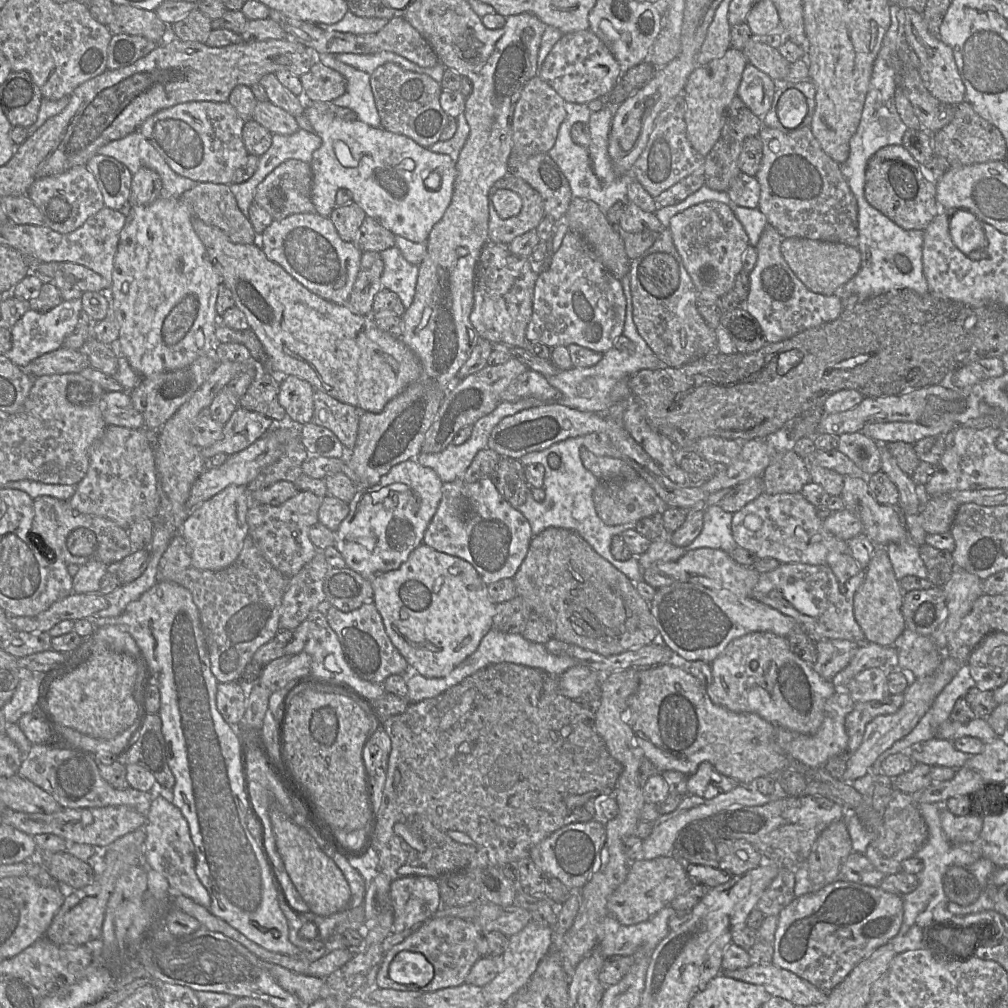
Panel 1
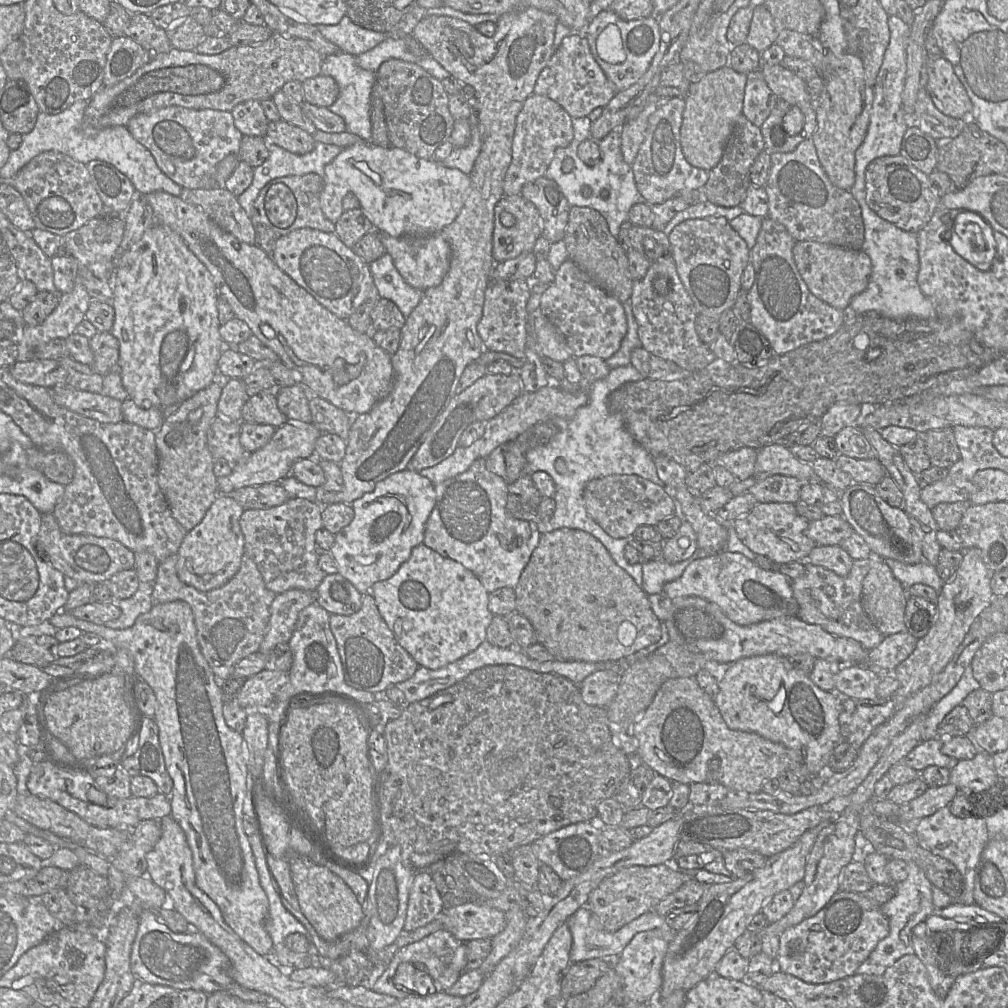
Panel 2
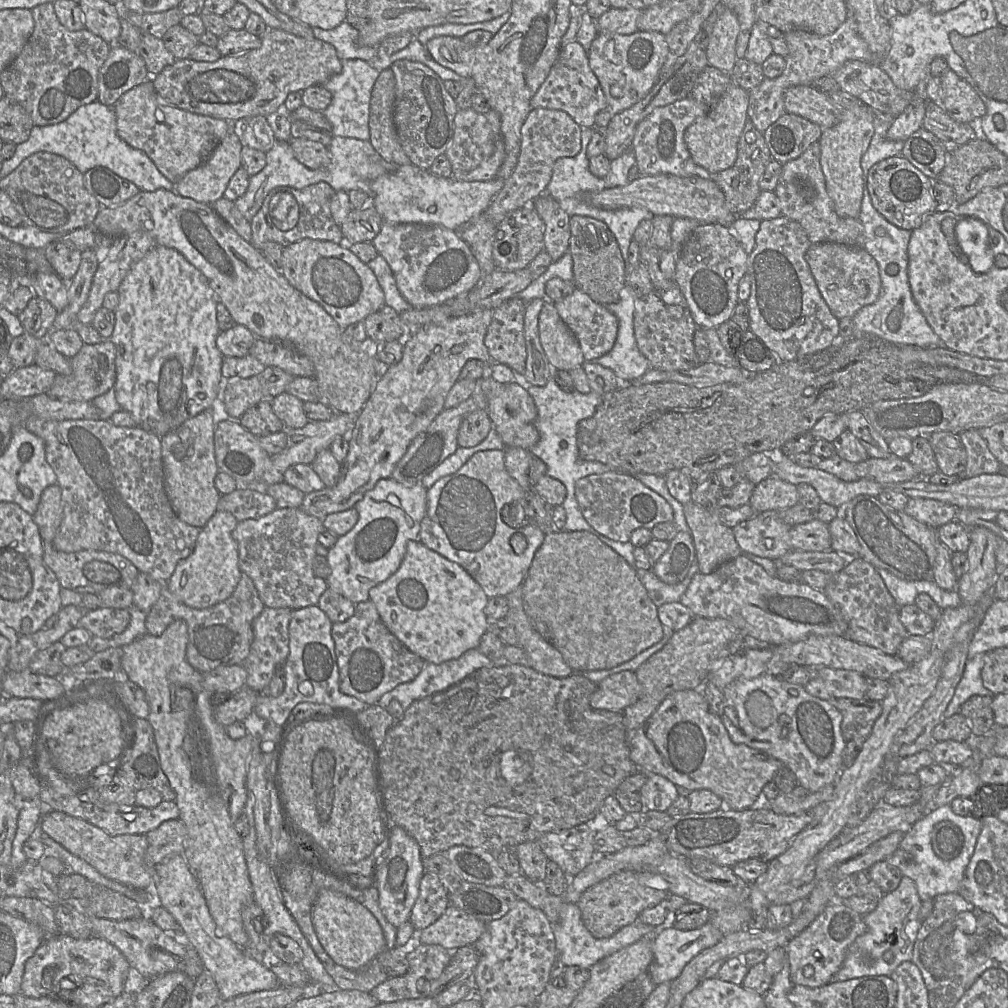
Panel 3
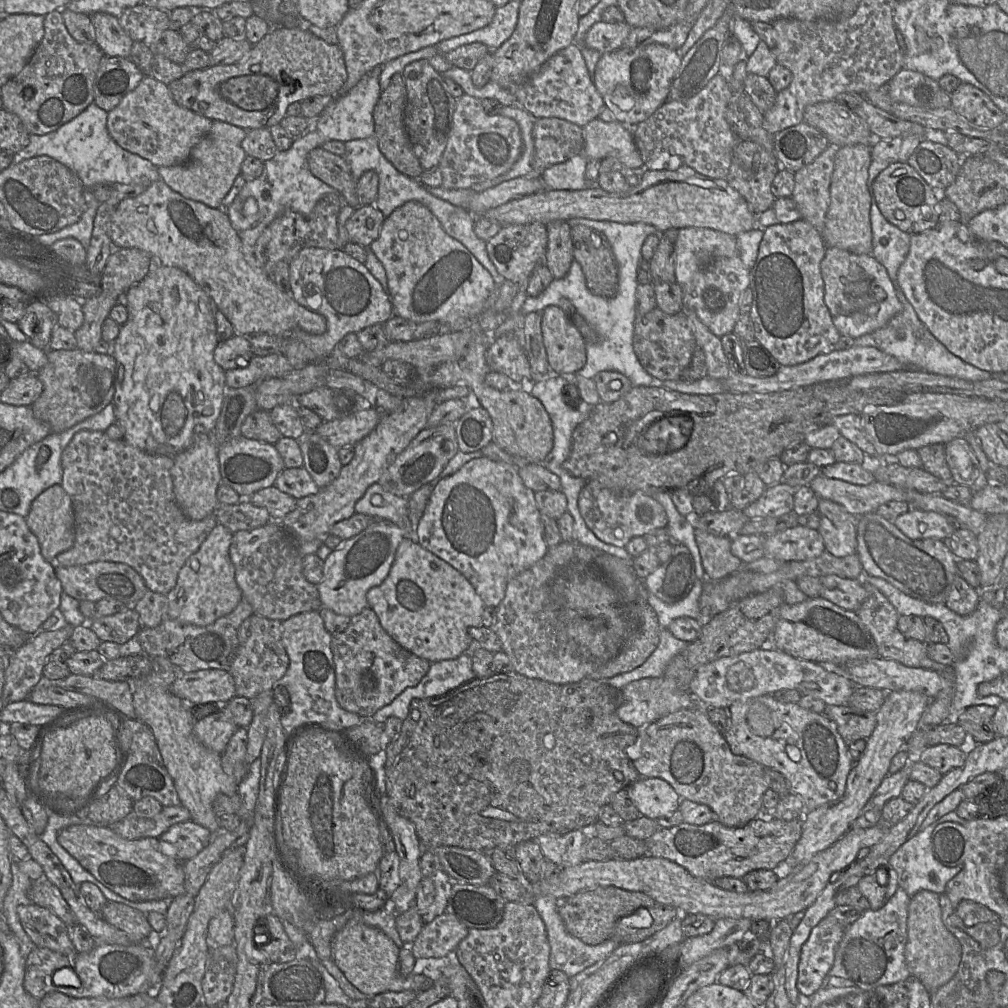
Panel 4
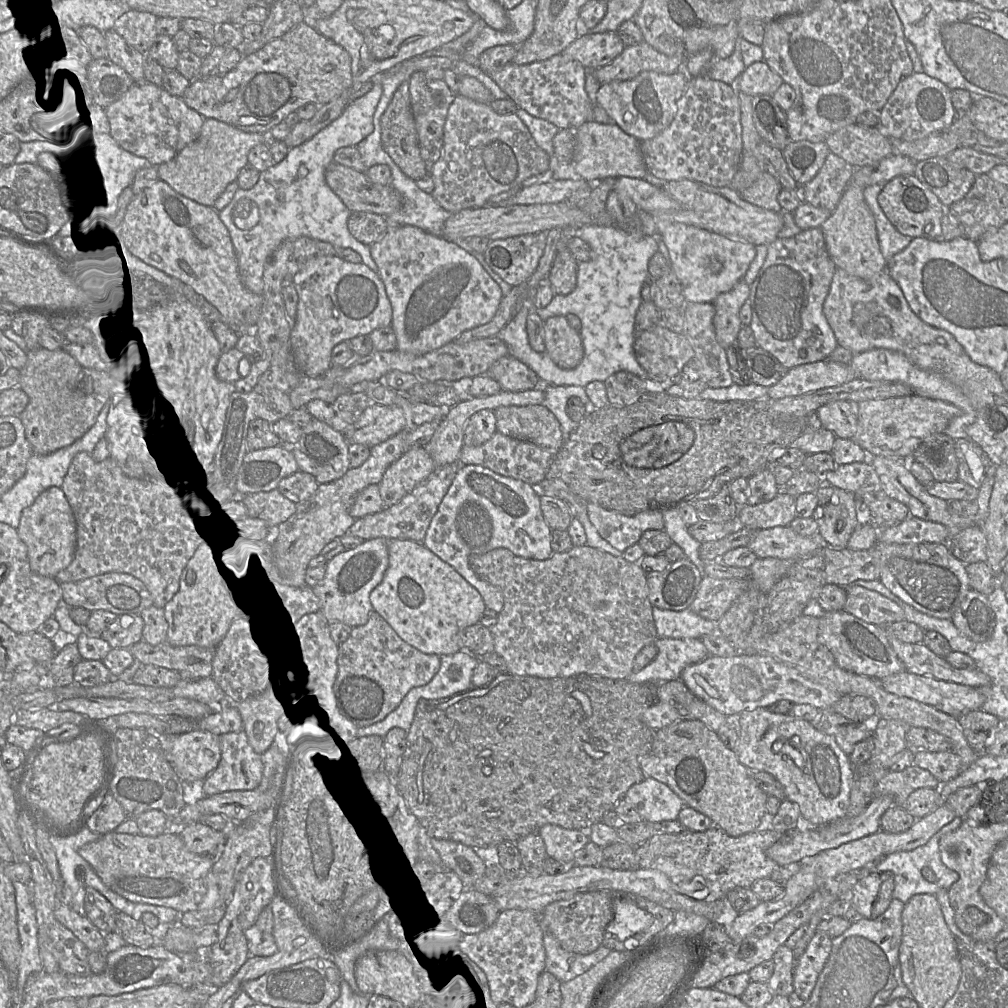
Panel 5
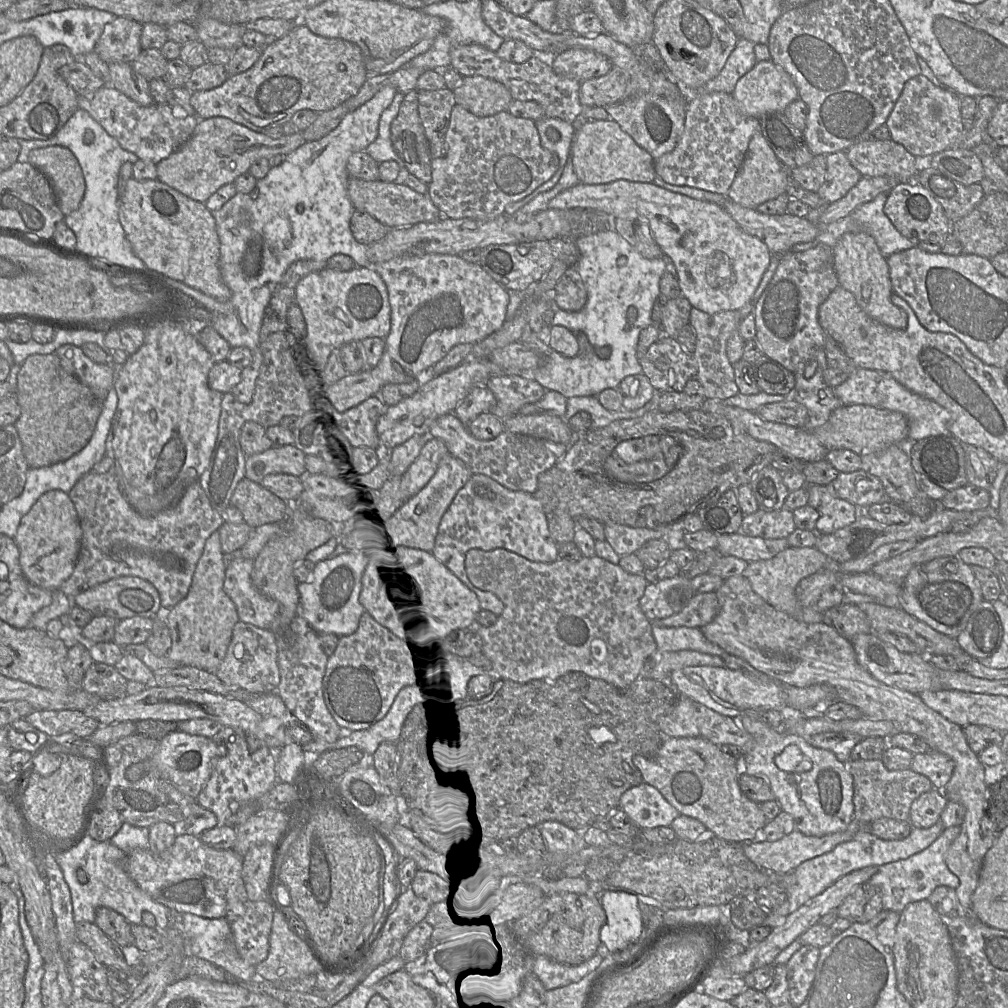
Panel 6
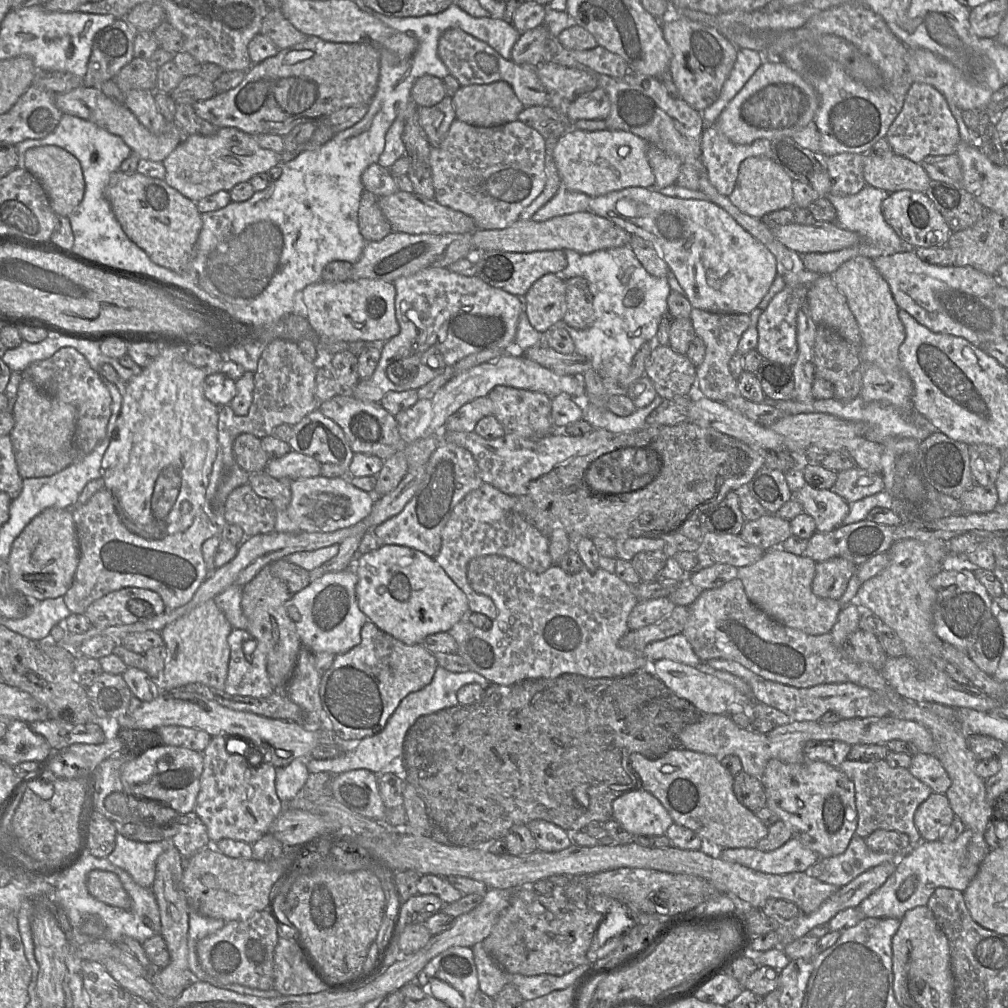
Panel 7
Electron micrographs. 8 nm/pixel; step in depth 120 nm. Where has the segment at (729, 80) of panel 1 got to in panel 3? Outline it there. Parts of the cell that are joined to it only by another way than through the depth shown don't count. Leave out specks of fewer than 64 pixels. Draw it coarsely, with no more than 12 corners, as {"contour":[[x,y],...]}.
{"contour":[[734,83],[685,130],[712,175],[737,159],[748,91]]}

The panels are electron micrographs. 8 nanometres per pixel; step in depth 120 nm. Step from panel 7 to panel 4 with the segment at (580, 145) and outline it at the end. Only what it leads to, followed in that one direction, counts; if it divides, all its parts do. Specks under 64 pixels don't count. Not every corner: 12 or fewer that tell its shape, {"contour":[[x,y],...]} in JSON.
{"contour":[[594,119],[582,127],[587,160],[644,169],[632,129]]}

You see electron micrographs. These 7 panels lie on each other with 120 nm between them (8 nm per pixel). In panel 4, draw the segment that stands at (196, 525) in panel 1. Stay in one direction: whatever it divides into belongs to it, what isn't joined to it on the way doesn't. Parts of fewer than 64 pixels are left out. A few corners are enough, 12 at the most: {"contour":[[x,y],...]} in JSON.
{"contour":[[218,523],[166,595],[168,617],[207,626],[243,596]]}

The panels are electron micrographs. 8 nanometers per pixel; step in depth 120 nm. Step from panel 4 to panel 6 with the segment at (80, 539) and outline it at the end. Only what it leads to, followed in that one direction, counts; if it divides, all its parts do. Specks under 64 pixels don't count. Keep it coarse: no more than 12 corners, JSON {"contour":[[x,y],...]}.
{"contour":[[109,472],[68,493],[82,529],[72,602],[122,576],[162,612],[187,596],[224,523],[198,482],[139,514]]}

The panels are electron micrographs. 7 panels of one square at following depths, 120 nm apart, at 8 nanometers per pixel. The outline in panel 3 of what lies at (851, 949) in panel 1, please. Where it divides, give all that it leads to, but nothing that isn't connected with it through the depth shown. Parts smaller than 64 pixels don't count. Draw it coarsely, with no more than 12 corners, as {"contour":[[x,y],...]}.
{"contour":[[835,898],[786,945],[792,983],[830,983],[863,916]]}

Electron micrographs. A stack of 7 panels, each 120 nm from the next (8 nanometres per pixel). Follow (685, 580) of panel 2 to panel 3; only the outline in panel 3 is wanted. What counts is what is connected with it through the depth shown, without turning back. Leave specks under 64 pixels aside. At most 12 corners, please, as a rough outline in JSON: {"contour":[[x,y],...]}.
{"contour":[[744,555],[696,573],[680,603],[756,645],[844,636],[823,591]]}

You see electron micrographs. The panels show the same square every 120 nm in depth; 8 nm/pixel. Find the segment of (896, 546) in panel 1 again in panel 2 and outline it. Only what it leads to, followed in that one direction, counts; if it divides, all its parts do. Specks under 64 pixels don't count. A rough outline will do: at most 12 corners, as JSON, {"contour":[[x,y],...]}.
{"contour":[[926,560],[884,561],[905,591],[925,584],[939,592],[945,584]]}

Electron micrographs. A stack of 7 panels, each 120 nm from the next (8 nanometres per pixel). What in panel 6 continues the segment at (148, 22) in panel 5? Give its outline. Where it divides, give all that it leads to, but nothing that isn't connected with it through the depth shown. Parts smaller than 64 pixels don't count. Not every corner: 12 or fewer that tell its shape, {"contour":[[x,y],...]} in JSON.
{"contour":[[117,17],[94,51],[107,64],[142,52],[142,24]]}

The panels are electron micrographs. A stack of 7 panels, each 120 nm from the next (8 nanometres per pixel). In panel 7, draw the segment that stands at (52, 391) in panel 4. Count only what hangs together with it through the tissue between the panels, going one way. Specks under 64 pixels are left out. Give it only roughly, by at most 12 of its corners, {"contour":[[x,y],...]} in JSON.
{"contour":[[22,377],[10,438],[23,479],[75,460],[76,410]]}

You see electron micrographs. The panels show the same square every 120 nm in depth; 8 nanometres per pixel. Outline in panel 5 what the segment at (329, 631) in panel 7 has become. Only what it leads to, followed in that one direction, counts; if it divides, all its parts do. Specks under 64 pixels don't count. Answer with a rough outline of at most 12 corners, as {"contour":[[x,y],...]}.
{"contour":[[385,538],[327,562],[313,587],[327,624],[354,628],[374,611],[369,595],[389,566]]}

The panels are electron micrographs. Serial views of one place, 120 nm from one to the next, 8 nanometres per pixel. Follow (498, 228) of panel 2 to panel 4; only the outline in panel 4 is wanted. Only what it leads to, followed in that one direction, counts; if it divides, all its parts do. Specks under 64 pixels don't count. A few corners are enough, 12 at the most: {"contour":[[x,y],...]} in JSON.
{"contour":[[546,225],[501,227],[486,242],[497,272],[528,280],[543,262]]}

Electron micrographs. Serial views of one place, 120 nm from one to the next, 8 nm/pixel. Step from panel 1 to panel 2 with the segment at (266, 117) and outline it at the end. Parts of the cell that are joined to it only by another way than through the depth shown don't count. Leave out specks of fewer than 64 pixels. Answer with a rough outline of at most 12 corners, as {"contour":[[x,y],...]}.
{"contour":[[283,119],[269,121],[265,138],[298,155],[311,152],[312,135]]}

